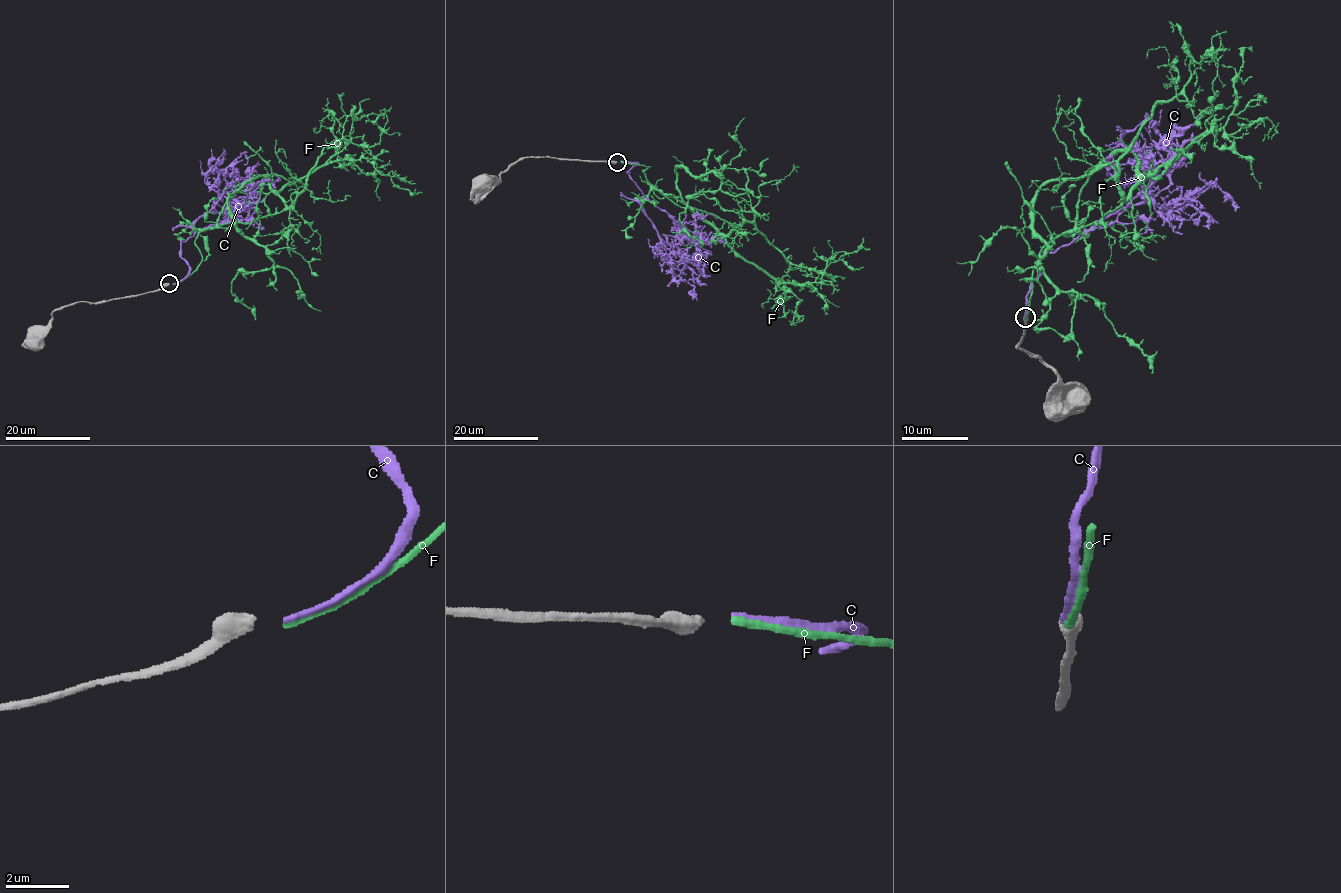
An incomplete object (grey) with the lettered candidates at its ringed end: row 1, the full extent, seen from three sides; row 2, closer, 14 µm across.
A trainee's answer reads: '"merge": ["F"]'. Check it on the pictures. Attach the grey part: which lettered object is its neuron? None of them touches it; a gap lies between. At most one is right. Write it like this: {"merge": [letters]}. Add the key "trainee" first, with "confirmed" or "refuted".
{"trainee": "refuted", "merge": ["C"]}

